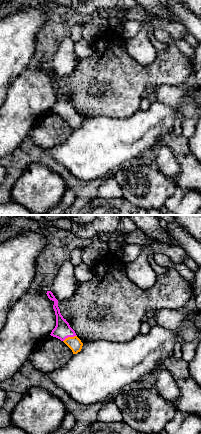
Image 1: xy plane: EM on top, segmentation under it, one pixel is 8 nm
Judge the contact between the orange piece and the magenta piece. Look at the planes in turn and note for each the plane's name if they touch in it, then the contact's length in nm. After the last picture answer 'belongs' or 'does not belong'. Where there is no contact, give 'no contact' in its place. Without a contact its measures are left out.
meets orange in xy; contact 120 nm long

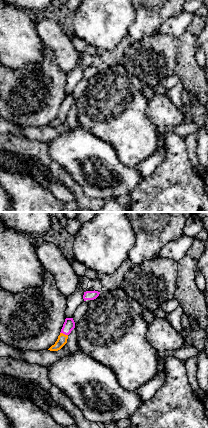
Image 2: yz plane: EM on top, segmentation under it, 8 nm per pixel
meets orange in yz; contact 70 nm long

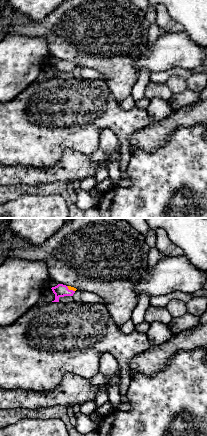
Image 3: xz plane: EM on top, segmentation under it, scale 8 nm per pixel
meets orange in xz; contact 80 nm long

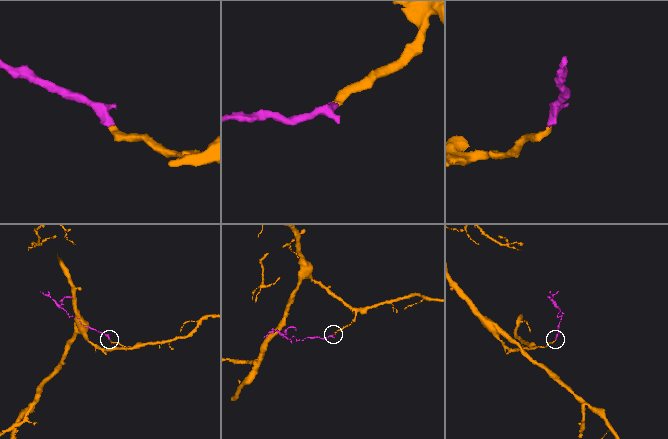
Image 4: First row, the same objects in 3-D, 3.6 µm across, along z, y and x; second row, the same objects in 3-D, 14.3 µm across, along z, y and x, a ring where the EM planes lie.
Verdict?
belongs

